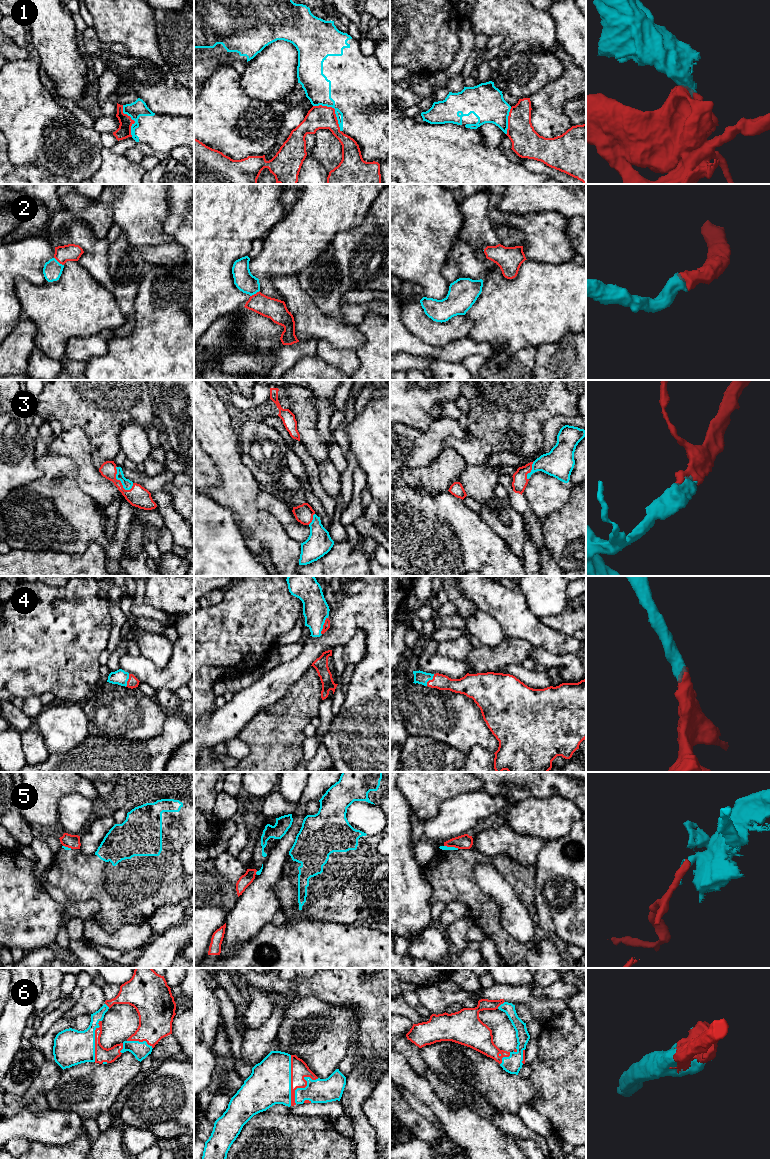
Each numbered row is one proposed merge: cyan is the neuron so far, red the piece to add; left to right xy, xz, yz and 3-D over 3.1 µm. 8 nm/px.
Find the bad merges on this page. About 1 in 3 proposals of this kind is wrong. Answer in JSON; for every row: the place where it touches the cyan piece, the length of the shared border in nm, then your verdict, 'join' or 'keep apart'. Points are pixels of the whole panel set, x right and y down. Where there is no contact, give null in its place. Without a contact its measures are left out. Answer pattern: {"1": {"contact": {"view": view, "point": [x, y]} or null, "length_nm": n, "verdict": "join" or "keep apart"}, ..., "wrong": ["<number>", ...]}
{"1": {"contact": {"view": "xz", "point": [335, 110]}, "length_nm": 320, "verdict": "keep apart"}, "2": {"contact": {"view": "xy", "point": [58, 262]}, "length_nm": 100, "verdict": "join"}, "3": {"contact": {"view": "xy", "point": [118, 479]}, "length_nm": 220, "verdict": "join"}, "4": {"contact": {"view": "xz", "point": [322, 626]}, "length_nm": 150, "verdict": "join"}, "5": {"contact": {"view": "yz", "point": [451, 847]}, "length_nm": 120, "verdict": "keep apart"}, "6": {"contact": {"view": "xz", "point": [290, 1080]}, "length_nm": 400, "verdict": "join"}, "wrong": ["1", "5"]}

